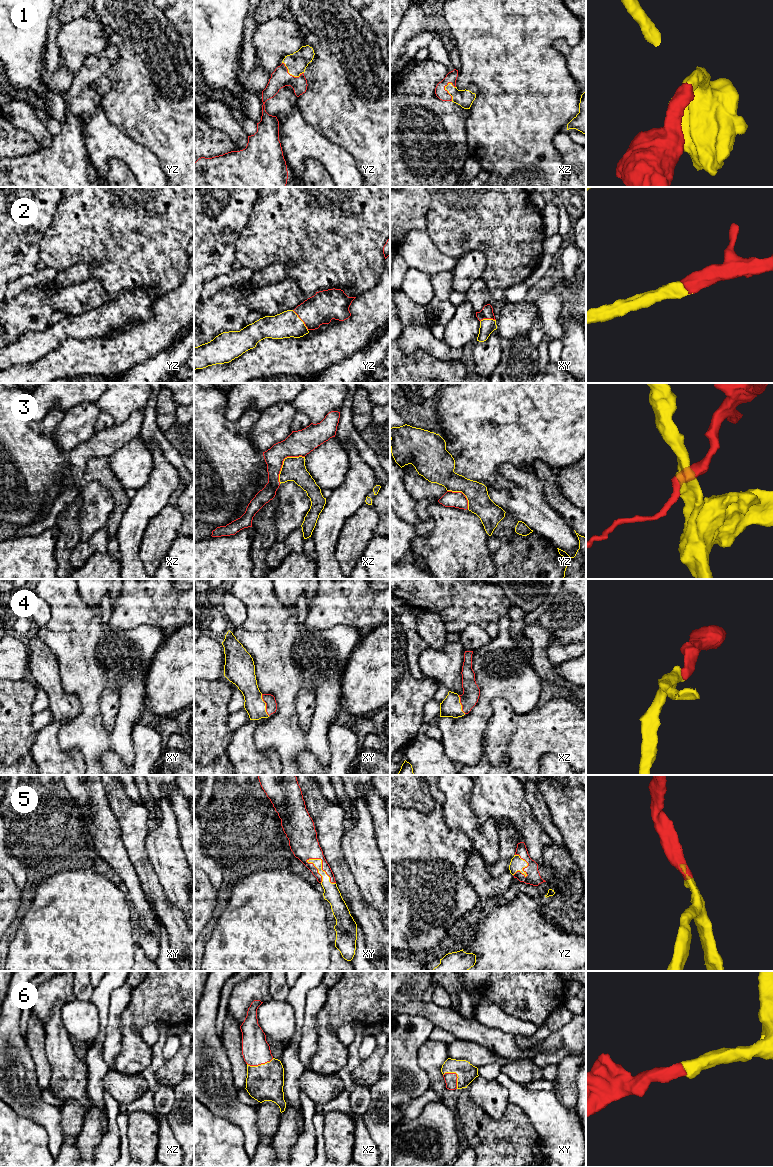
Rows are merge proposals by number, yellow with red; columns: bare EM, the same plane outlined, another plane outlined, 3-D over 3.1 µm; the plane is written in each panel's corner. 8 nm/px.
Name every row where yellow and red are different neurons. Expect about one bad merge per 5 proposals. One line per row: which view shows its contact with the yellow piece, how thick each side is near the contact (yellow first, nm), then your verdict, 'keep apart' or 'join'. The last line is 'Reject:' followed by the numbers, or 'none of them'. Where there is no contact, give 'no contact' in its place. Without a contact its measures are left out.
1: xz | 140/90 nm | join
2: yz | 220/240 nm | join
3: xz | 190/200 nm | keep apart
4: xy | 160/100 nm | join
5: xy | 130/240 nm | join
6: xy | 160/100 nm | join
Reject: 3

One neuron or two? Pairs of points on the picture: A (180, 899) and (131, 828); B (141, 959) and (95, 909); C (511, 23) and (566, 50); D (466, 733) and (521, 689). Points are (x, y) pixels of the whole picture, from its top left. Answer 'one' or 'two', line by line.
A: two
B: two
C: two
D: one

